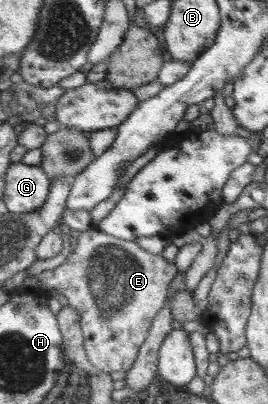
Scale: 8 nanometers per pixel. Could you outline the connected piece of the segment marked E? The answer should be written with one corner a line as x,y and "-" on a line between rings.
92,226
88,230
81,231
77,237
77,245
61,265
53,270
40,272
37,280
41,286
40,290
47,291
49,288
55,288
68,298
68,306
71,306
80,316
83,346
89,362
95,368
111,373
117,370
128,371
133,366
140,346
147,338
153,318
165,306
169,284
177,274
179,274
178,268
162,255
145,251
135,241
107,236
105,232

